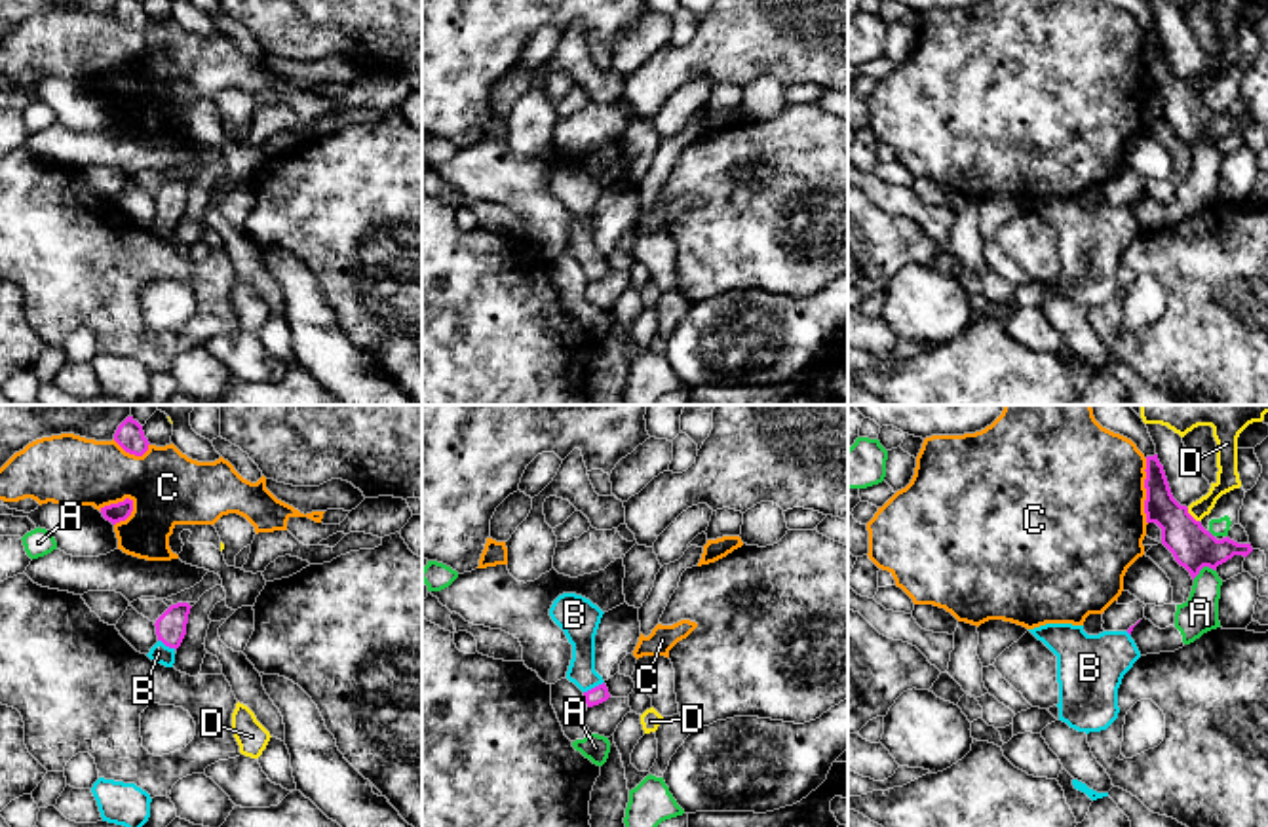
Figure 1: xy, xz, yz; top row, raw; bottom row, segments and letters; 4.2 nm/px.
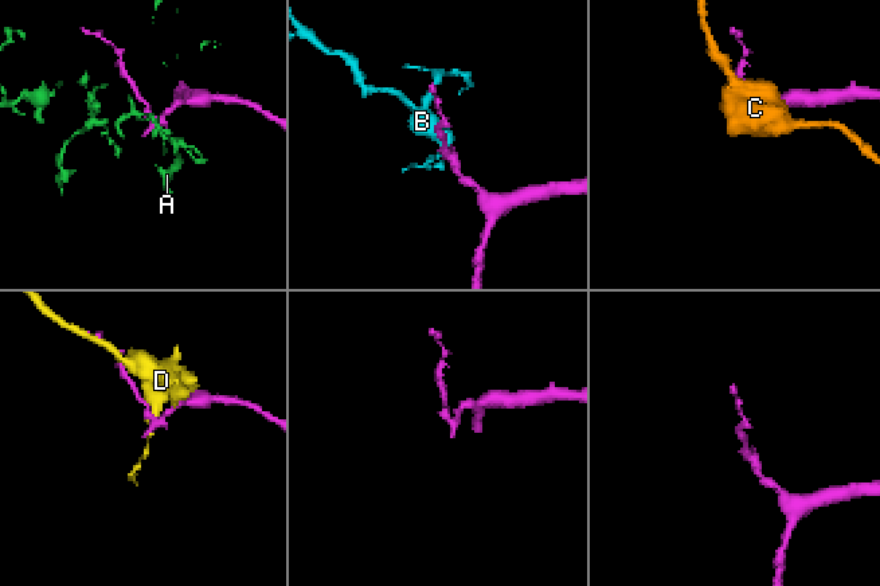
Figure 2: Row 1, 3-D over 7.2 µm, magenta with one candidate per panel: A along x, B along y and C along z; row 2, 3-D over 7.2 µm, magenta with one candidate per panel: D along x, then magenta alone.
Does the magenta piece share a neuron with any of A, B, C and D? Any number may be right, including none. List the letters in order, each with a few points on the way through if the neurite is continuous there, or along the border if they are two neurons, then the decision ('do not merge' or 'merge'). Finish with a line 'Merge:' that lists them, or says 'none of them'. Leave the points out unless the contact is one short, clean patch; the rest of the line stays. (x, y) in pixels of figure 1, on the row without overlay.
A: along yz (1215, 143), (1204, 141), (1192, 153) | do not merge
B: across xz (597, 269), (595, 261), (582, 248), (580, 204) | merge
C: do not merge
D: do not merge
Merge: B

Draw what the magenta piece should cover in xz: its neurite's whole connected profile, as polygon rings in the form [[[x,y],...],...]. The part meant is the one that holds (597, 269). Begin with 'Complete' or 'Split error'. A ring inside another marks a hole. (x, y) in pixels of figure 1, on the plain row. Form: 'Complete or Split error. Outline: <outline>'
Split error. Outline: [[[576,167],[559,169],[549,183],[551,194],[572,219],[567,253],[584,266],[587,281],[610,272],[603,251],[595,245],[595,209],[603,188],[597,179]]]

